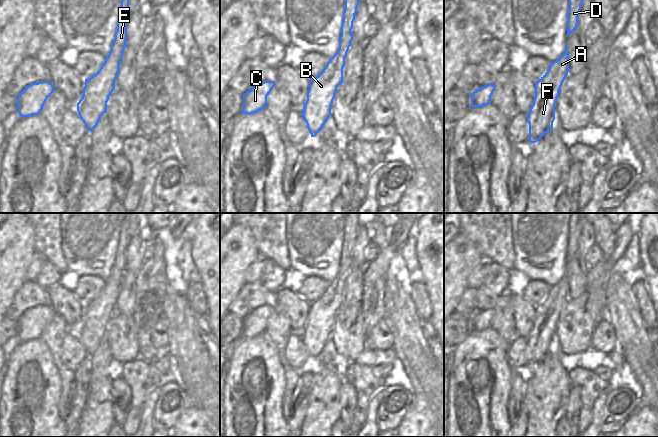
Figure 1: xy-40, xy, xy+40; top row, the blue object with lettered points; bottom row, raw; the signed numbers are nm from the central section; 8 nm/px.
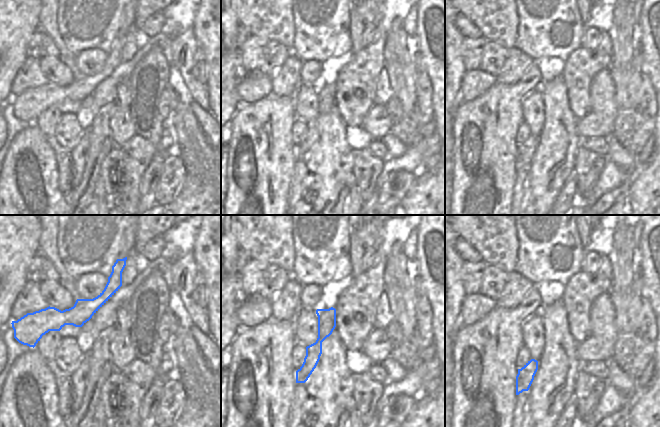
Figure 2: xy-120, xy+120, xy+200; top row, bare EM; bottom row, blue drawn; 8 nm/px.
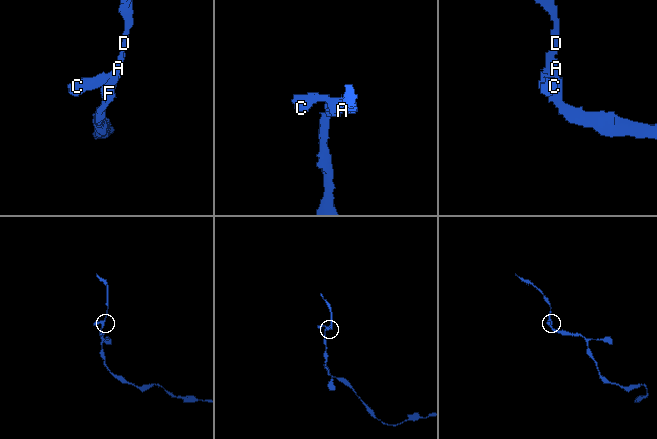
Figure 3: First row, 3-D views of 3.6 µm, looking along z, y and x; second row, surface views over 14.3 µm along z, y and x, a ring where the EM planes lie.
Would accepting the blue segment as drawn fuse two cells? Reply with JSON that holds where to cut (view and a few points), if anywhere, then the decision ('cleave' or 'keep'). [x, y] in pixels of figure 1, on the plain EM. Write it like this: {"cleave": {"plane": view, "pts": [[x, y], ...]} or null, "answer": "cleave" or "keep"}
{"cleave": null, "answer": "keep"}

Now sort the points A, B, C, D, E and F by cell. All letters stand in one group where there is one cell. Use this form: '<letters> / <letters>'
A B C D E F

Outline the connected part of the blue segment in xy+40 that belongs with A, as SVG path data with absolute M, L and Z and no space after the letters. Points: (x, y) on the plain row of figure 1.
M567 268L565 276L552 286L547 296L535 305L535 322L527 338L529 366L536 367L553 352L559 314L569 296Z

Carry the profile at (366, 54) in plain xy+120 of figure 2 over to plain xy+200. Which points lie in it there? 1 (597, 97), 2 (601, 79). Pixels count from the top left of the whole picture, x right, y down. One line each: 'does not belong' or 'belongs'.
1: does not belong
2: does not belong

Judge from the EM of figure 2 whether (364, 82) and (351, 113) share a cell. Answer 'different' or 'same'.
same

